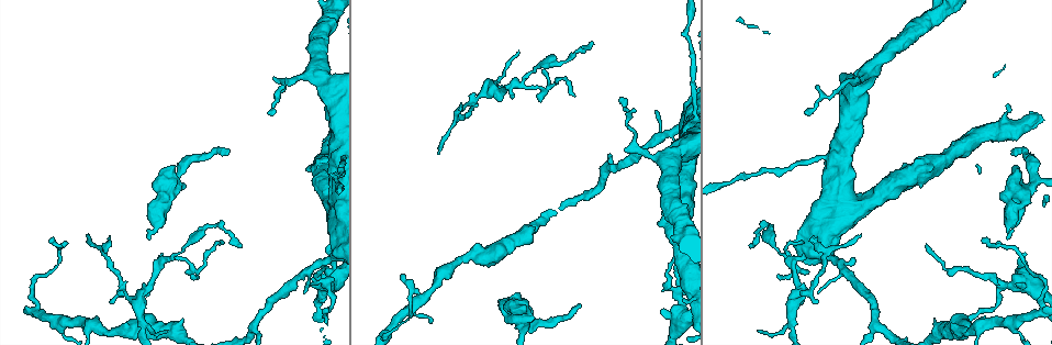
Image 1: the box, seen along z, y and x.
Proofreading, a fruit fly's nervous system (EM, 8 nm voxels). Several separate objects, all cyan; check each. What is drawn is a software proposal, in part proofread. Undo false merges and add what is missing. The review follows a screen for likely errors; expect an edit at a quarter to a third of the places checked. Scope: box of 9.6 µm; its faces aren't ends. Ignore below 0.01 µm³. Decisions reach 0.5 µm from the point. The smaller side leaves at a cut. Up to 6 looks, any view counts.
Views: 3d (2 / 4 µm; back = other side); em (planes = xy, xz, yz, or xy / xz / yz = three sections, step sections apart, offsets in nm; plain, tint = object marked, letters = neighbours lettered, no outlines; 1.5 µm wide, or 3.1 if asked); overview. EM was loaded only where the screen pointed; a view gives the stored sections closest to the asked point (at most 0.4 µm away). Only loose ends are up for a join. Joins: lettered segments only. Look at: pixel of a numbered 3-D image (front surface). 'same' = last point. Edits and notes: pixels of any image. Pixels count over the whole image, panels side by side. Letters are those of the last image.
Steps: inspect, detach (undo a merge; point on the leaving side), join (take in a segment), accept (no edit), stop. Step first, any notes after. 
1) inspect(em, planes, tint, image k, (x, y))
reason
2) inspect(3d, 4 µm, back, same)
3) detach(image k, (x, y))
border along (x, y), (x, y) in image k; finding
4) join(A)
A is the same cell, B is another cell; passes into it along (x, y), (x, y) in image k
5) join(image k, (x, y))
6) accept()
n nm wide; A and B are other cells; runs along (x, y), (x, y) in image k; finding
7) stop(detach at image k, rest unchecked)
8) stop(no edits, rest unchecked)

inspect(3d, 4 µm, back, image 1, (303, 293))

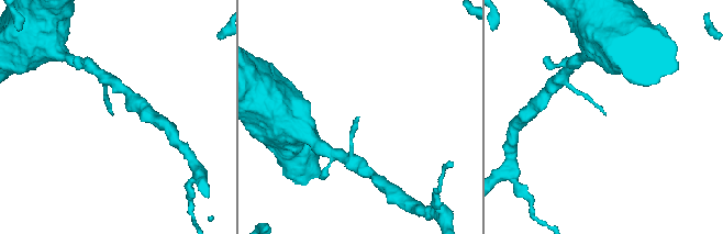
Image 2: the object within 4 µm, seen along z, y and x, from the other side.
inspect(em, xy, step 4, tint, image 2, (358, 118))
shape alone is not enough

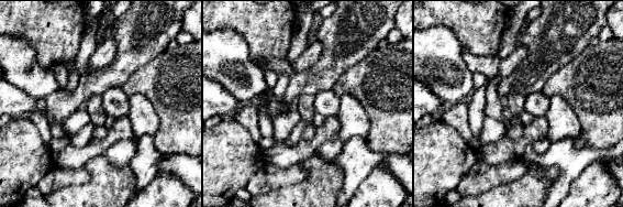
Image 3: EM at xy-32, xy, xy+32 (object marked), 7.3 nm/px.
inspect(em, planes, letters, same)
cut it another way

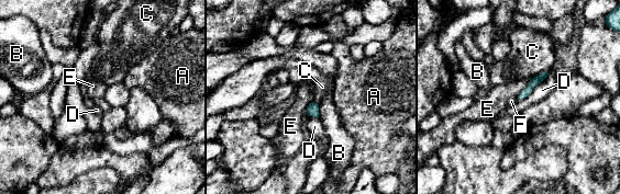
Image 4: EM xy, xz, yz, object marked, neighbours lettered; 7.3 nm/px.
accept()
A, B, C, D, E and F are other cells; no lettered segment goes on from it

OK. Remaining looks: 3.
inspect(3d, 4 µm, image 1, (664, 309))
free end

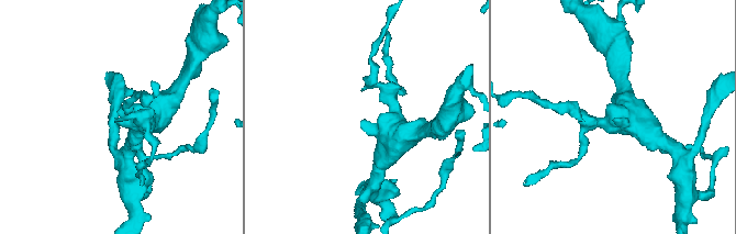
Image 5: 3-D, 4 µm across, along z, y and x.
inspect(em, yz, step 4, tint, image 5, (614, 119))

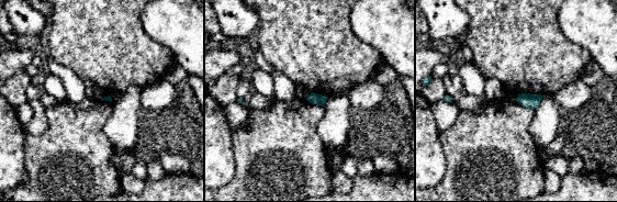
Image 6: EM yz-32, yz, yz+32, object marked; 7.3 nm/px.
inspect(em, planes, letters, same)
another direction

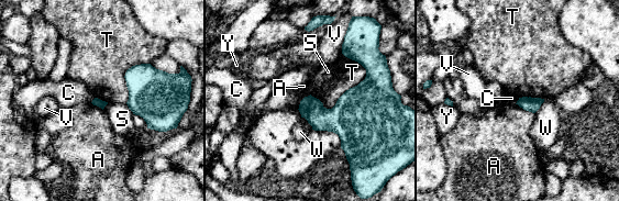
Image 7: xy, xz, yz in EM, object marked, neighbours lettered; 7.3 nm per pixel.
accept()
A, C, S, T, V, W and Y are other cells; border along (366, 69), (331, 108), (310, 95) in image 7; none of them fits

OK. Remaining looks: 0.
stop(no edits, rest unchecked)

